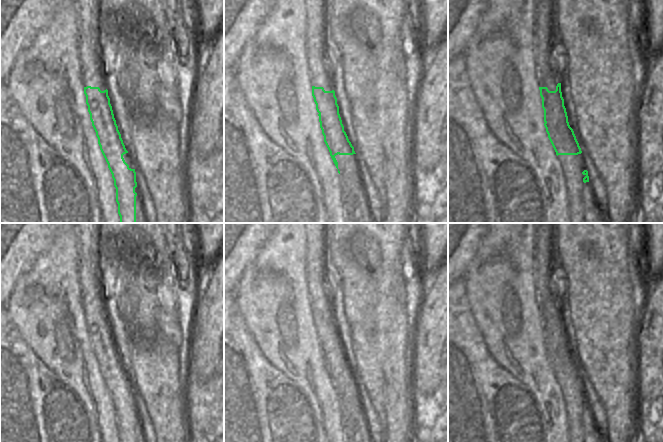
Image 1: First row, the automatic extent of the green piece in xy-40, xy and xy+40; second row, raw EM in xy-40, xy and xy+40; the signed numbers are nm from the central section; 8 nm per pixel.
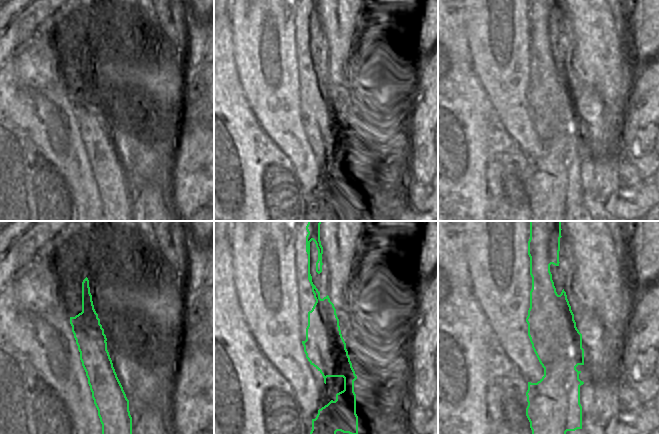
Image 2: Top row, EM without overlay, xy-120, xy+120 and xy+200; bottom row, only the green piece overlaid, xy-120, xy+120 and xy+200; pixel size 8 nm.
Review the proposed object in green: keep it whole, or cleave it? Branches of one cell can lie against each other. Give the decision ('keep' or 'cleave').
cleave

